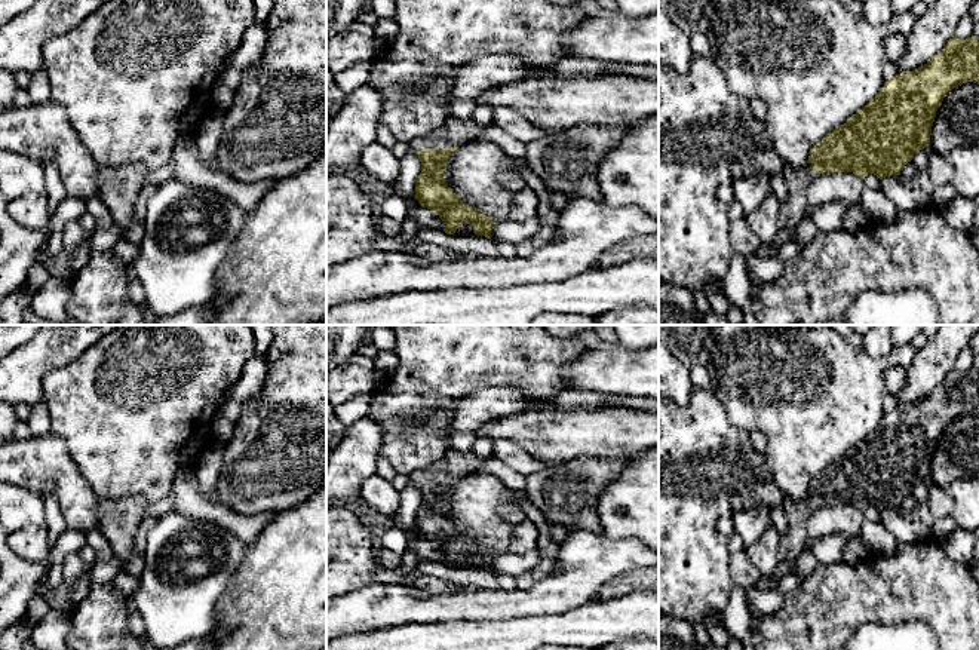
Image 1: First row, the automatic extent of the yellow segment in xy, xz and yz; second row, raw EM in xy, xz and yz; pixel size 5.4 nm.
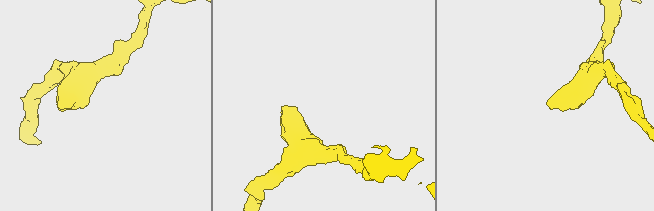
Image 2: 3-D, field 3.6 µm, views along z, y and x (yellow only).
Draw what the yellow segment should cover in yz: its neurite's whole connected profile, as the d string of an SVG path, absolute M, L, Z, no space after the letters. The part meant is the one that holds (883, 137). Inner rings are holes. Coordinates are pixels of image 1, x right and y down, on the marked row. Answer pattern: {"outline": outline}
{"outline": "M976 36L966 40L949 39L943 49L921 68L902 71L887 80L868 105L813 147L804 165L786 163L783 177L789 191L786 200L780 203L779 229L789 229L794 236L794 230L808 209L807 186L820 174L853 172L860 178L874 174L880 180L900 175L914 154L930 144L936 111L946 93L967 82L979 82L979 37Z"}

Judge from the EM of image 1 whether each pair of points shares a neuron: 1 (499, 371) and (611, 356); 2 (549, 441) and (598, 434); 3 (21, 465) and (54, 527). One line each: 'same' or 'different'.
1: different
2: same
3: different

